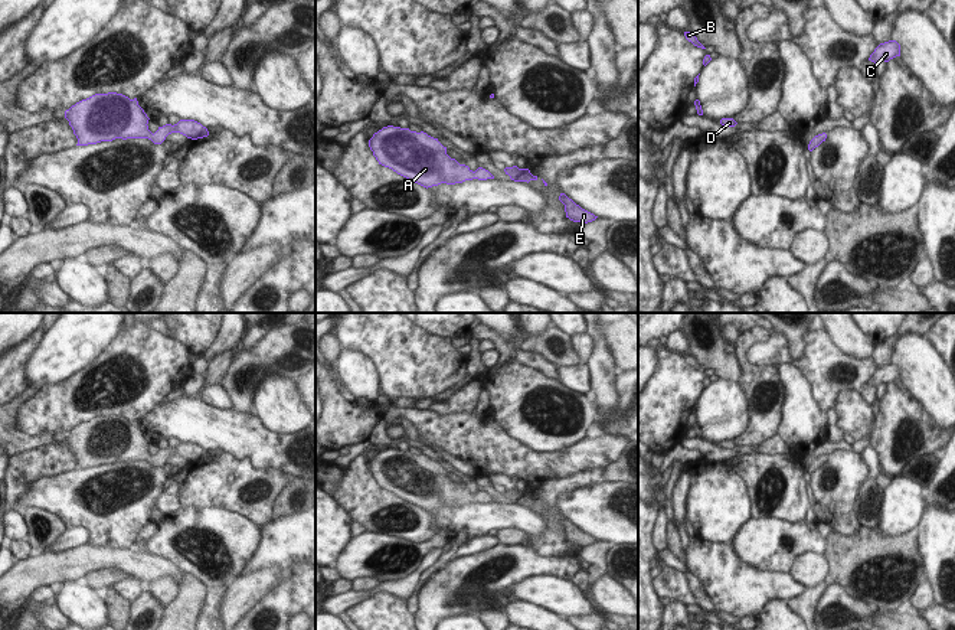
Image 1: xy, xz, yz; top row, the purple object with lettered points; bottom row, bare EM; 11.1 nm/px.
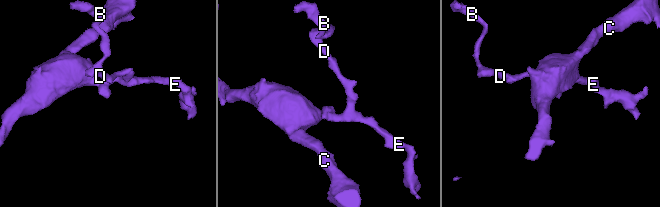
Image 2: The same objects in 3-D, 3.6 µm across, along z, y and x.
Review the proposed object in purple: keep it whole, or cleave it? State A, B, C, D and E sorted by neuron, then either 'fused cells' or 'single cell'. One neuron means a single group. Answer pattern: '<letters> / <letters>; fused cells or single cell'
A B C D E; single cell

